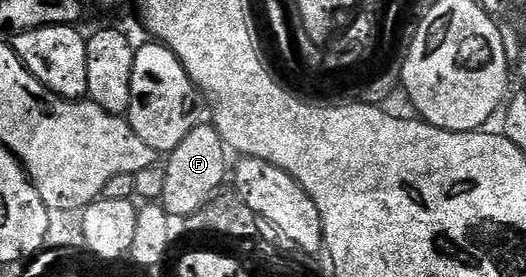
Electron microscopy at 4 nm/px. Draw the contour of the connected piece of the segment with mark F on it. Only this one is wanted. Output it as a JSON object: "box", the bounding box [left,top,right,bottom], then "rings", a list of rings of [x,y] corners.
{"box":[160,123,227,217],"rings":[[[199,123],[192,129],[191,134],[179,143],[179,147],[168,156],[165,163],[165,177],[163,195],[160,204],[171,217],[189,216],[199,210],[220,189],[224,179],[226,181],[227,147],[216,128],[211,123]]]}

